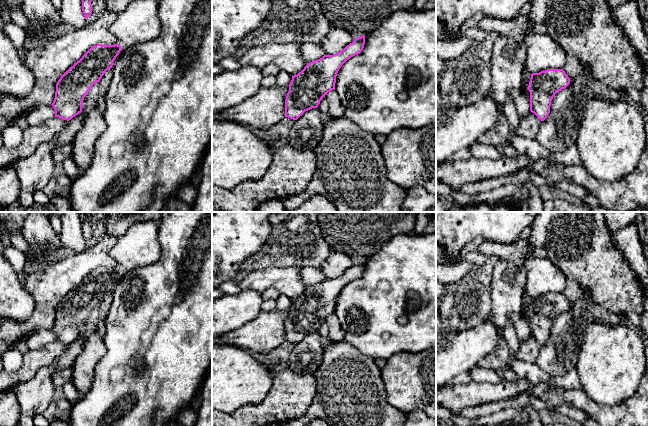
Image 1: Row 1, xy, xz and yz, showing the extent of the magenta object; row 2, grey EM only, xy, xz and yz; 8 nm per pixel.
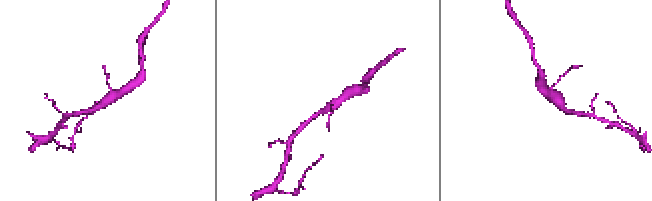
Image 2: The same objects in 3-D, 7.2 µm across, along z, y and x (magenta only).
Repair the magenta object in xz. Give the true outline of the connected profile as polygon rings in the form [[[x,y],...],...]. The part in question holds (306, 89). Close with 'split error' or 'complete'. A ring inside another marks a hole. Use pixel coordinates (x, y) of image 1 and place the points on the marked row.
[[[365,35],[355,38],[340,52],[307,63],[301,72],[292,76],[285,100],[285,117],[297,120],[305,111],[317,108],[322,98],[335,89],[339,69],[348,59],[360,54],[364,44]]]; complete

